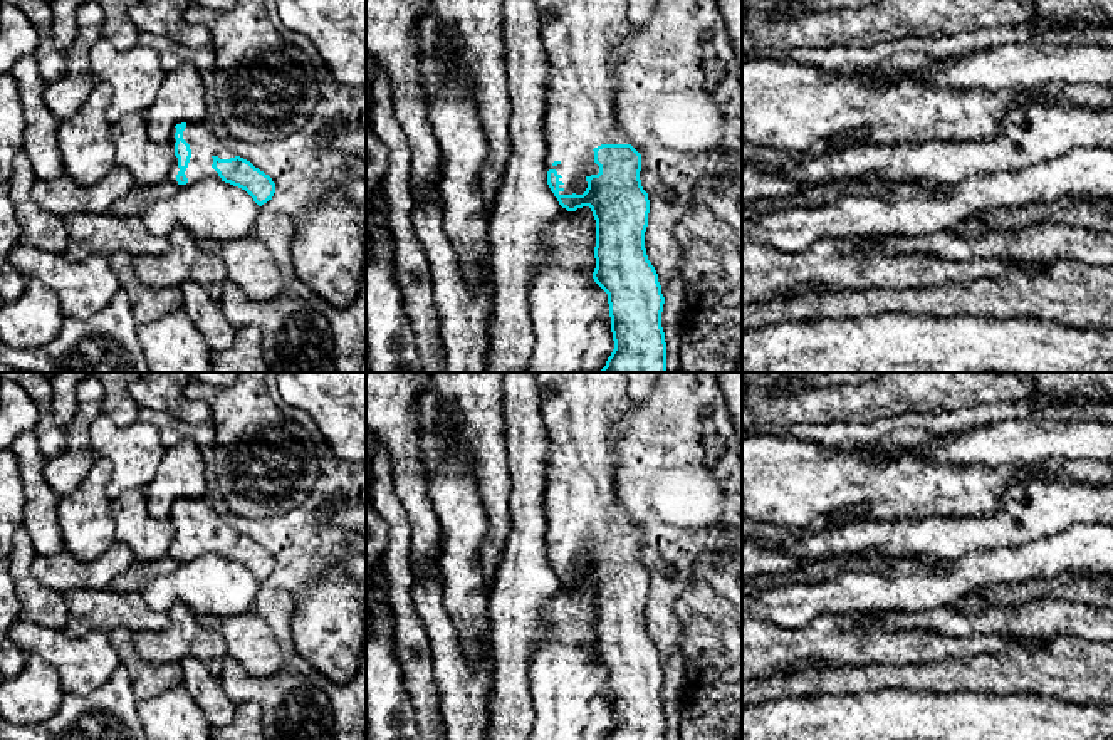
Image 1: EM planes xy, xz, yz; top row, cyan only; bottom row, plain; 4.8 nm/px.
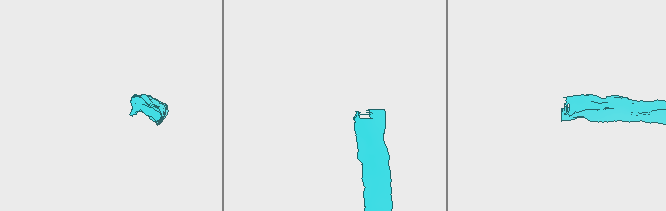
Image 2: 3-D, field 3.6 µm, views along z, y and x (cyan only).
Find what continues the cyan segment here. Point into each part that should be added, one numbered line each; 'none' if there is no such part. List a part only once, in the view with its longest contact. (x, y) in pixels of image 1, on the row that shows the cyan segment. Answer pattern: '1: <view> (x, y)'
1: xy (203, 145)

